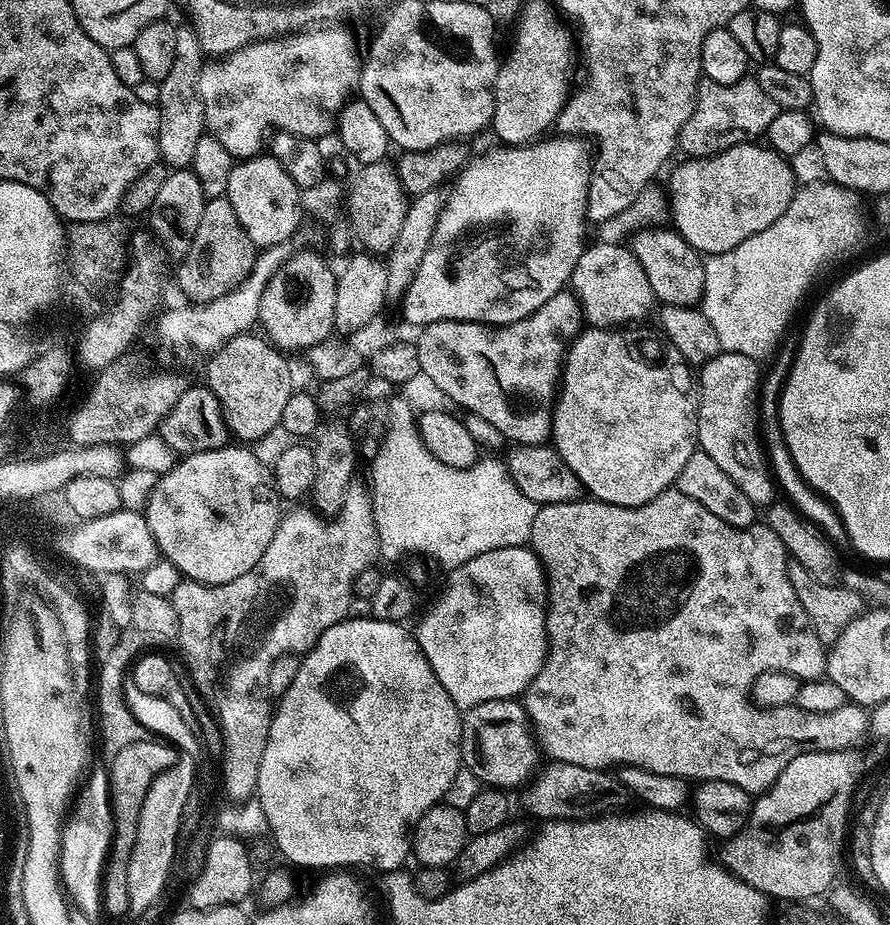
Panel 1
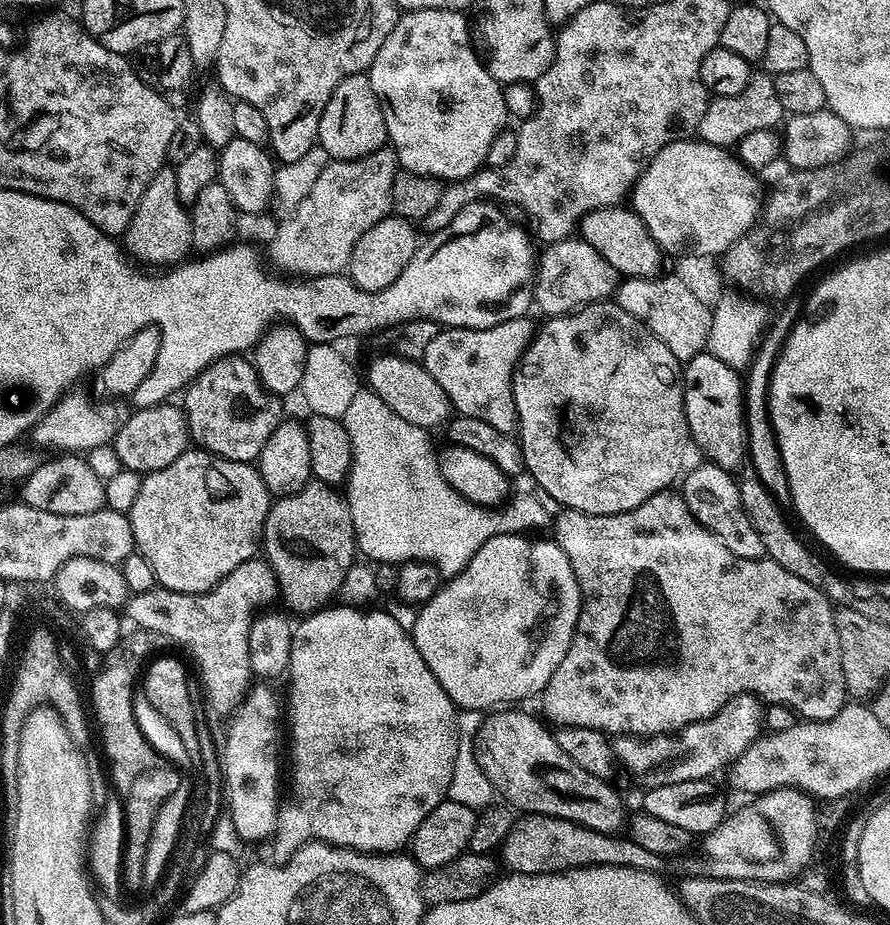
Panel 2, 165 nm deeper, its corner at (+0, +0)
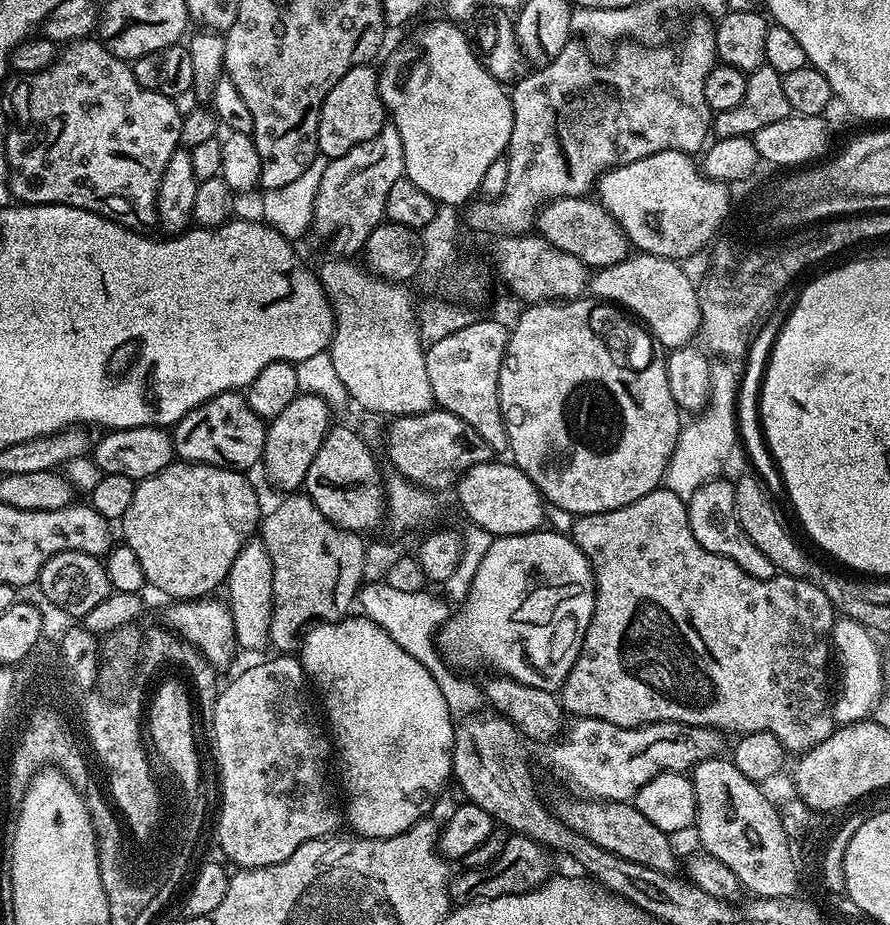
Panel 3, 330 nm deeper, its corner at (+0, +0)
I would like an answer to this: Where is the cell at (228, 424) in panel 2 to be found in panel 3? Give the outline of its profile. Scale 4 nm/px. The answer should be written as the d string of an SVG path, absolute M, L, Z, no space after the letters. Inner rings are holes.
M239 391L223 392L202 406L190 410L171 429L172 451L181 461L190 464L209 464L247 473L261 463L264 455L266 424L250 410L247 399Z

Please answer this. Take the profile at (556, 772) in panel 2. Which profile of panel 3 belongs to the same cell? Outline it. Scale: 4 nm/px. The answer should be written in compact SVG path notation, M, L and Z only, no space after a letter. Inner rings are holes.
M576 798L564 809L559 809L558 815L570 830L582 834L582 838L590 838L594 846L602 846L602 850L610 850L630 862L638 862L642 866L650 866L650 870L658 870L667 876L677 871L678 853L673 850L668 841L668 833L658 830L646 814L636 809L635 803L618 800L593 800L591 798Z

